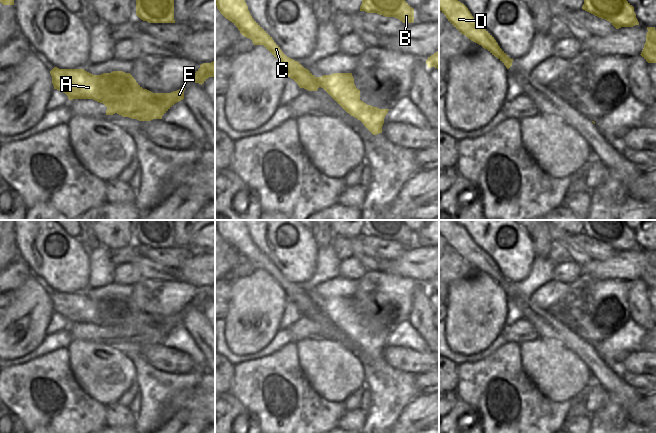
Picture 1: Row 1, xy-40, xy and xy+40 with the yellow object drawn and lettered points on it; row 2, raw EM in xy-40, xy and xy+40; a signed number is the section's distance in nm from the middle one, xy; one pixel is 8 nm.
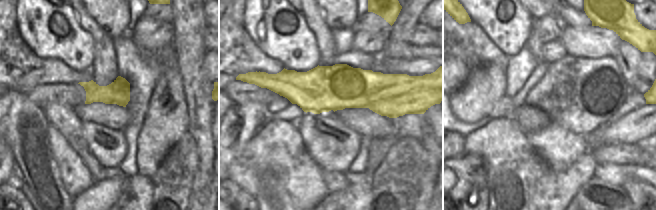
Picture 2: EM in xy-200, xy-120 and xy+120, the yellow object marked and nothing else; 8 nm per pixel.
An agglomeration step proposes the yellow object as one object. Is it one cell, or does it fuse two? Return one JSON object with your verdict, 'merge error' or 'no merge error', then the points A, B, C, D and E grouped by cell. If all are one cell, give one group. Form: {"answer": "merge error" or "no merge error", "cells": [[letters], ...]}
{"answer": "merge error", "cells": [["A", "B", "E"], ["C", "D"]]}

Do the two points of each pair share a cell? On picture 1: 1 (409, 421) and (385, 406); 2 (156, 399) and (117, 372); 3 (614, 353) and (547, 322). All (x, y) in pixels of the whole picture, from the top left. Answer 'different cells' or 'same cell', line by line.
1: different cells
2: different cells
3: different cells

